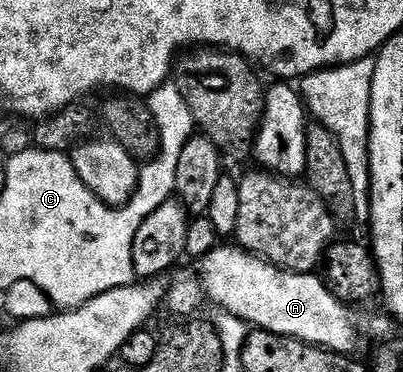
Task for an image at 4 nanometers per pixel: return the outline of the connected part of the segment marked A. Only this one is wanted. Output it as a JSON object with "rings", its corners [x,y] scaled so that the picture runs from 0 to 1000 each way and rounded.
{"rings":[[[568,653],[551,656],[558,659],[551,669],[524,672],[501,696],[499,728],[494,726],[509,796],[521,812],[531,809],[541,820],[541,833],[583,847],[620,879],[660,884],[663,892],[695,906],[727,906],[734,917],[759,917],[764,927],[789,927],[819,949],[883,952],[883,938],[896,927],[896,884],[876,855],[878,833],[821,793],[804,753],[784,731],[722,734],[710,723],[690,723],[648,691],[633,691],[596,664],[563,656]]]}

